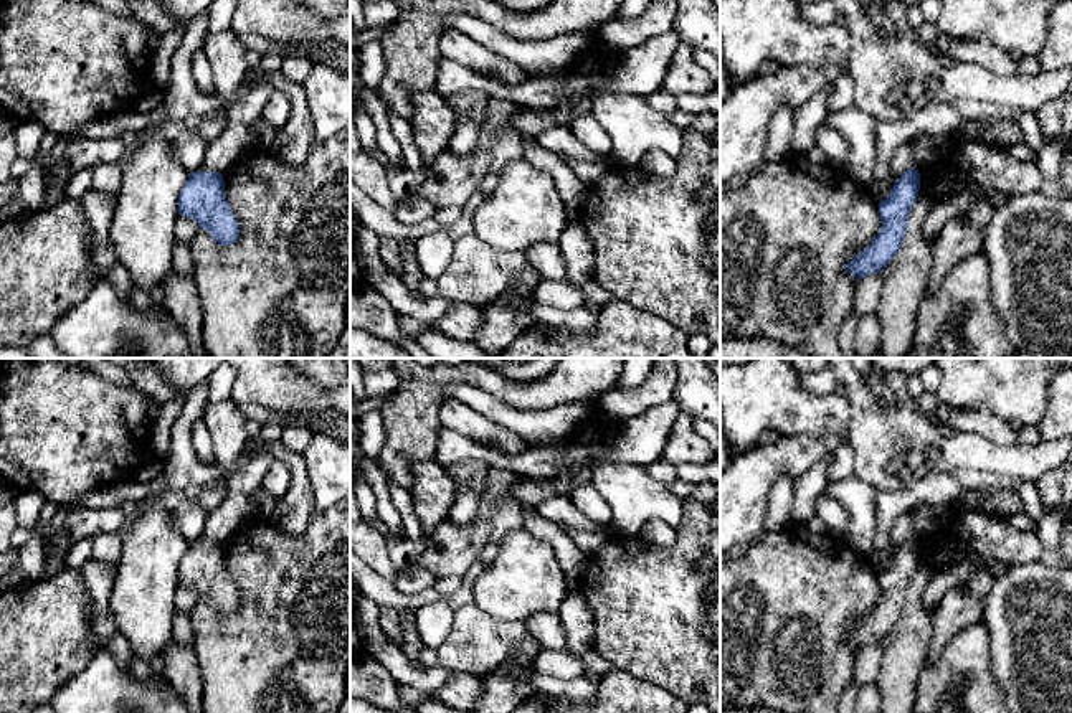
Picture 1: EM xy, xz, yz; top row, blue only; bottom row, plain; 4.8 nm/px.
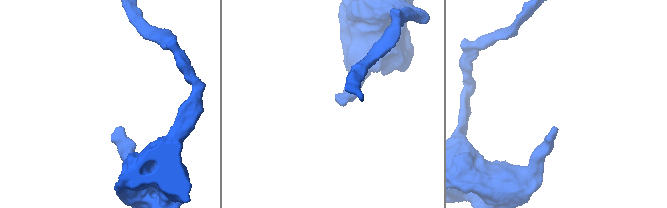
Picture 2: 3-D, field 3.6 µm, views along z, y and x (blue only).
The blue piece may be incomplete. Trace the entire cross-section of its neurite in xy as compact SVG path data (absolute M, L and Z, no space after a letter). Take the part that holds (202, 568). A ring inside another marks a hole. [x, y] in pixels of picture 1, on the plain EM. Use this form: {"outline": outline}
{"outline": "M193 541L178 566L178 584L192 588L221 616L238 611L240 594L220 541Z"}

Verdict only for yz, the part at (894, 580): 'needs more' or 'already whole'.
already whole

